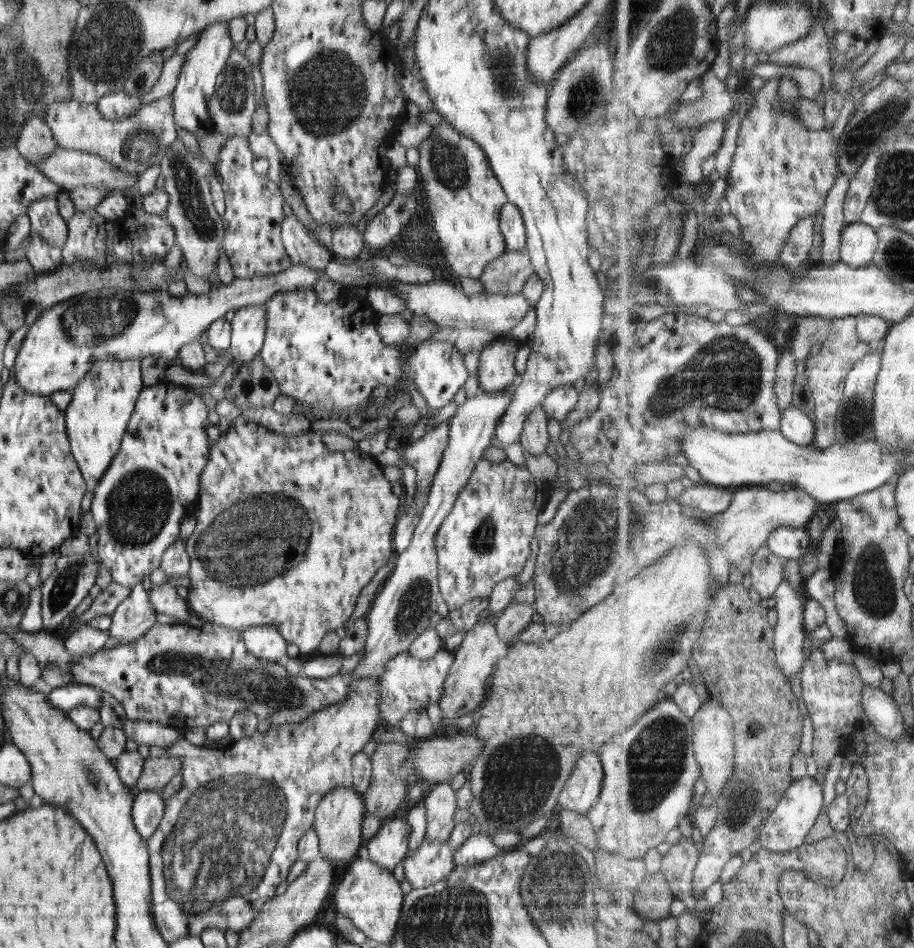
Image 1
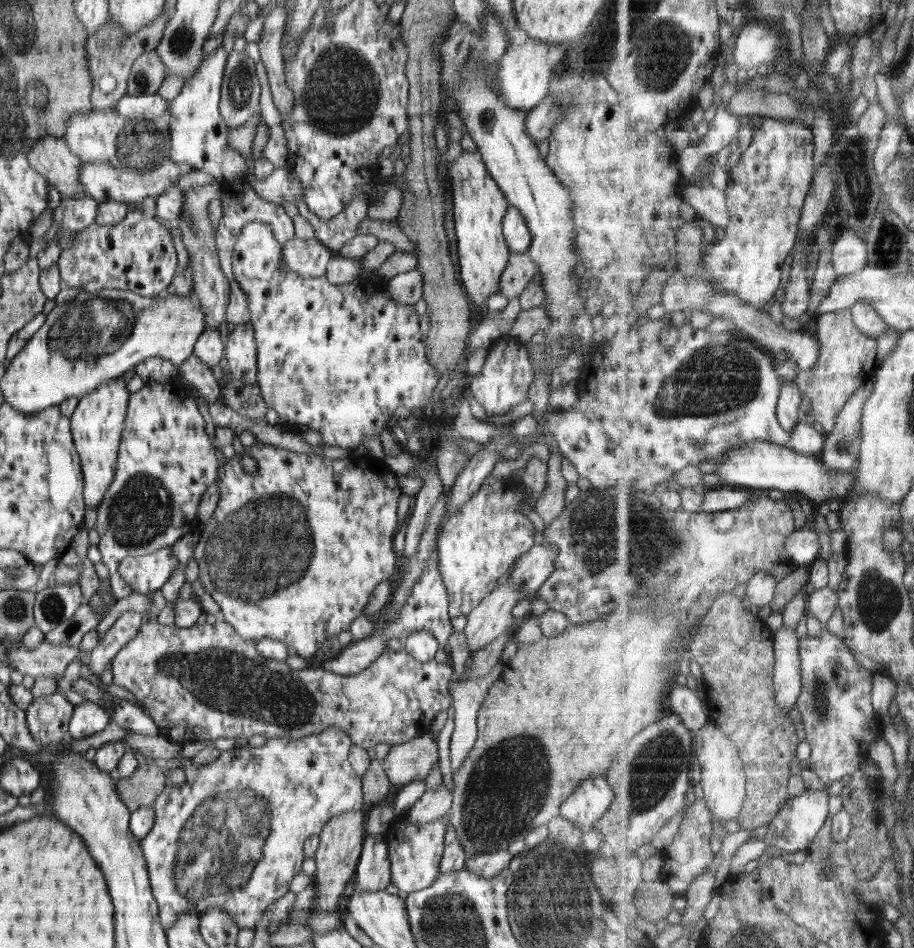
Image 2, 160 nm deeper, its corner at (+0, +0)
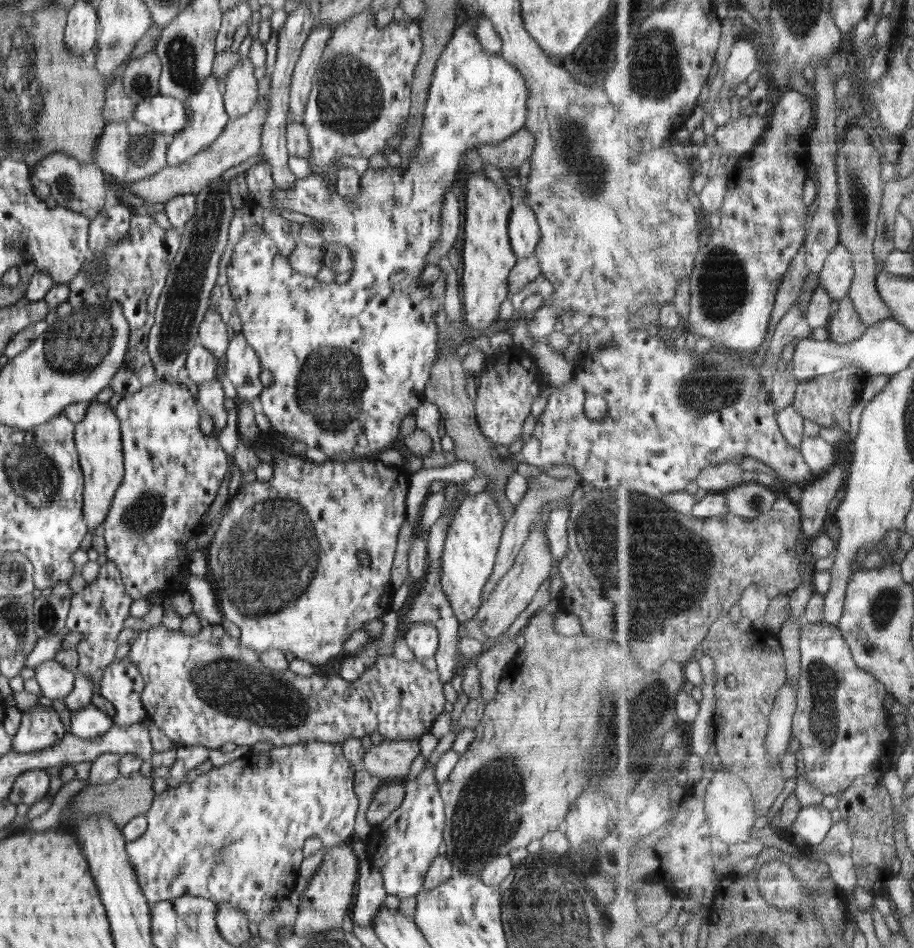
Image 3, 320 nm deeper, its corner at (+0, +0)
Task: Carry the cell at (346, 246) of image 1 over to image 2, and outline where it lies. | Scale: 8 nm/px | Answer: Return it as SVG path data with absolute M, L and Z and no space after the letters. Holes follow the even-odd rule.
M360 196L349 203L340 214L325 222L310 212L304 199L295 202L300 216L313 226L314 238L328 249L337 251L349 243L352 237L358 236L359 224L367 216L370 206L369 200Z

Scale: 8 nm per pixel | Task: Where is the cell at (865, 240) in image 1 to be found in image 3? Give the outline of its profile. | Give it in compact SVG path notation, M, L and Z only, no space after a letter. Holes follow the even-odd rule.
M842 242L830 255L825 269L820 274L820 282L828 288L828 293L834 299L842 300L851 296L856 275L855 254Z

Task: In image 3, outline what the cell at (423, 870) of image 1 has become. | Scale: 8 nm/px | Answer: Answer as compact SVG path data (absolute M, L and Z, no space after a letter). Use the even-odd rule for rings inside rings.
M428 766L420 772L418 778L406 779L404 800L390 816L372 826L365 844L366 857L379 868L384 890L399 899L416 897L423 890L428 869L439 856L446 817L444 801L434 774Z

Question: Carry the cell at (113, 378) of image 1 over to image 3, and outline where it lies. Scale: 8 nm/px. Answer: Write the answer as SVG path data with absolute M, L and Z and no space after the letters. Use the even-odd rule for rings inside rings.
M90 401L84 420L75 424L74 434L75 447L84 477L83 515L88 525L88 532L94 535L95 528L105 522L125 473L120 420L108 402Z

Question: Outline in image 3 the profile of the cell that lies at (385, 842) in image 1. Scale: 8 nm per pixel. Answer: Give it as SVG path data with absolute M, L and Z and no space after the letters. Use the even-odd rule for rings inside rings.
M367 857L359 864L357 881L358 895L350 916L357 928L370 928L380 907L385 905L387 892L384 890L379 868Z

